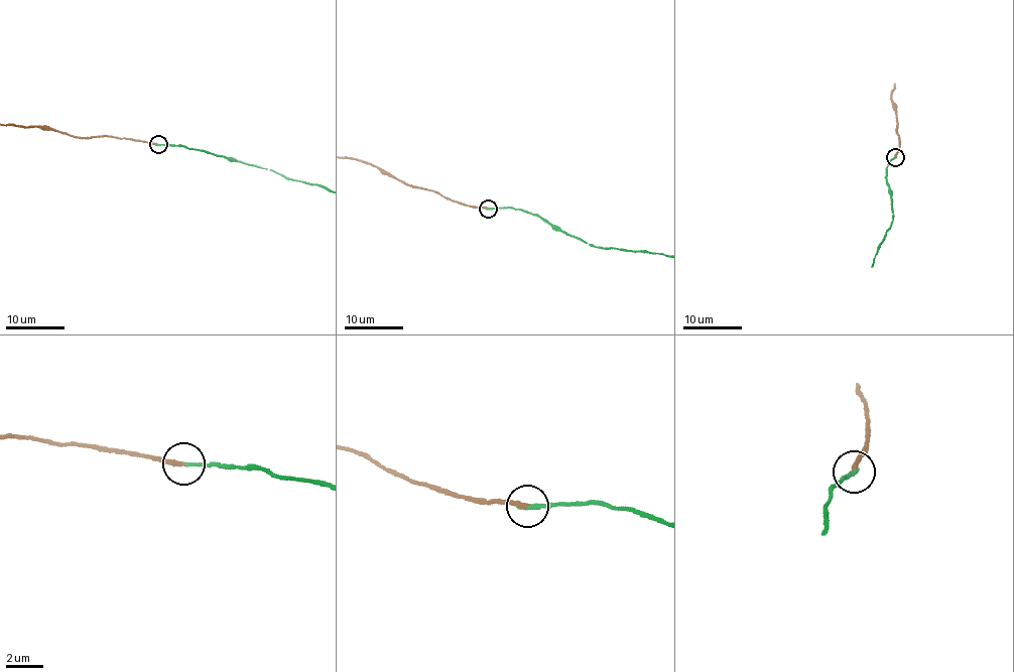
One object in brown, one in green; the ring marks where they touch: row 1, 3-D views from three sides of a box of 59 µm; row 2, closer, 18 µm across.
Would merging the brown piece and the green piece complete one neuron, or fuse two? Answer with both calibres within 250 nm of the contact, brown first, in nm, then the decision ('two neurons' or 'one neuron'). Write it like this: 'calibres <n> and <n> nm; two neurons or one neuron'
calibres 240 and 190 nm; one neuron

